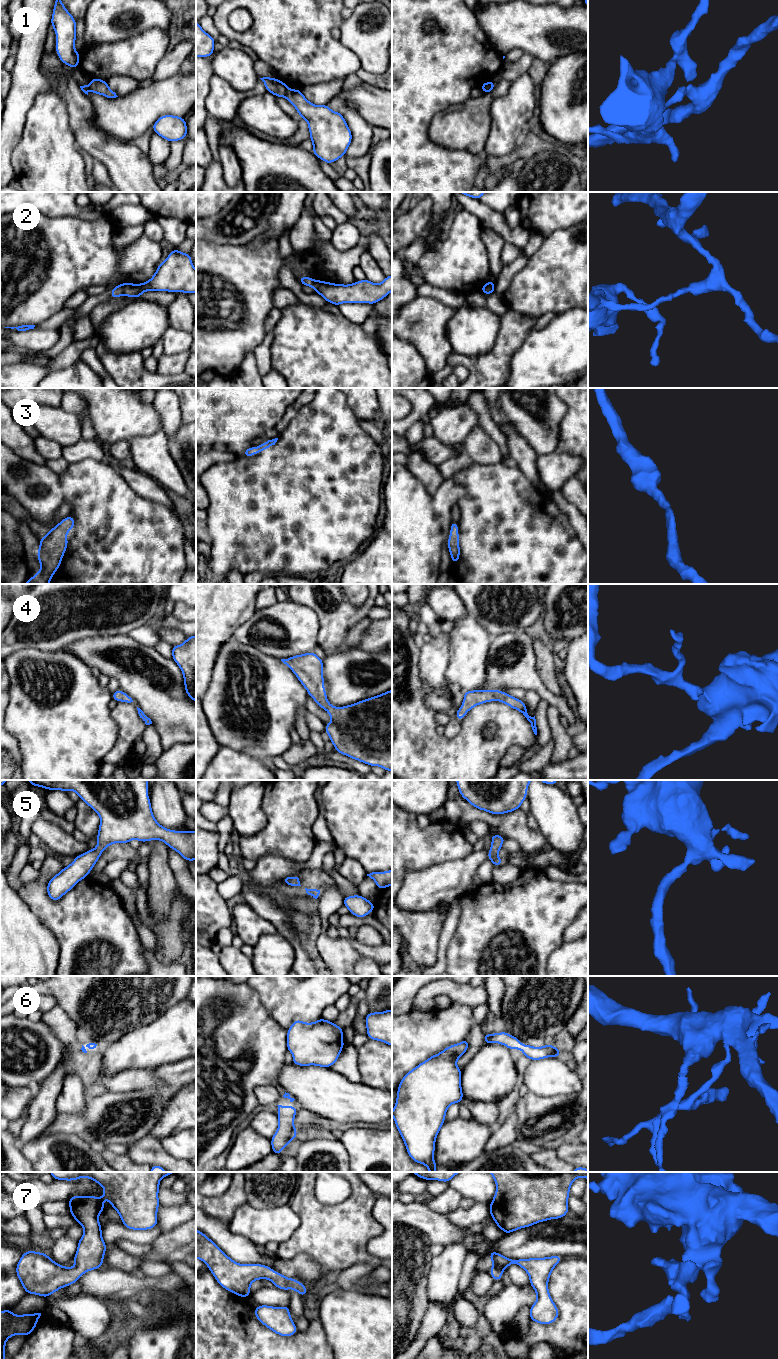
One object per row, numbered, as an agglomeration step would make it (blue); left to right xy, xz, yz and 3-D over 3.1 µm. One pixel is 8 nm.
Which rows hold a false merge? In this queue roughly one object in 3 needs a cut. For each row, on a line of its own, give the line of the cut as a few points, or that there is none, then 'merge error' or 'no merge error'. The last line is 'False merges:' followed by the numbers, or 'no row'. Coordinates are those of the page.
1: cut in xz along (289, 90), (285, 96); merge error
2: cut in xy along (122, 283), (122, 293), (124, 295); merge error
3: no cut; no merge error
4: no cut; no merge error
5: no cut; no merge error
6: no cut; no merge error
7: no cut; no merge error
False merges: 1, 2

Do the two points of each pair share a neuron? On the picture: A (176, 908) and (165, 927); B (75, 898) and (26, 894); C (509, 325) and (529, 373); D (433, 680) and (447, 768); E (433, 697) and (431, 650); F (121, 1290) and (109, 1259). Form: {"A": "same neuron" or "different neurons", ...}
{"A": "same neuron", "B": "same neuron", "C": "different neurons", "D": "different neurons", "E": "same neuron", "F": "different neurons"}

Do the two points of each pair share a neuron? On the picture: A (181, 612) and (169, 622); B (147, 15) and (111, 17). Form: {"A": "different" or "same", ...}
{"A": "different", "B": "same"}

